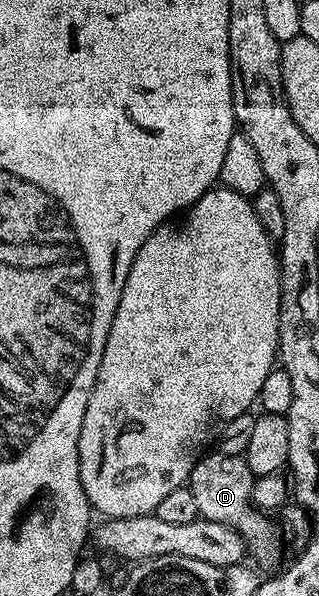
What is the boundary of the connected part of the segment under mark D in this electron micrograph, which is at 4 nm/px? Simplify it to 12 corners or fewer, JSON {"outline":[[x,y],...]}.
{"outline":[[205,454],[188,478],[200,517],[242,536],[268,570],[281,558],[276,521],[251,501],[242,456]]}

